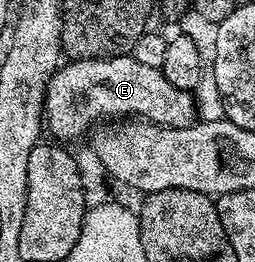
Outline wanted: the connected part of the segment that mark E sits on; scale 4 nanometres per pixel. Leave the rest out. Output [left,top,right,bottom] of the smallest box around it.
[44,54,197,142]

